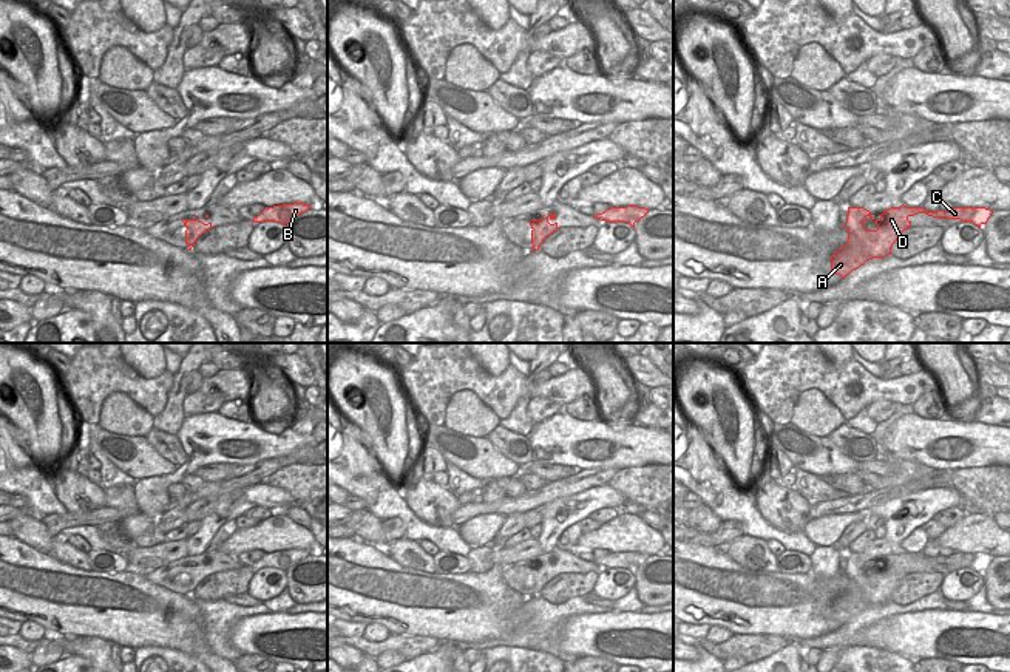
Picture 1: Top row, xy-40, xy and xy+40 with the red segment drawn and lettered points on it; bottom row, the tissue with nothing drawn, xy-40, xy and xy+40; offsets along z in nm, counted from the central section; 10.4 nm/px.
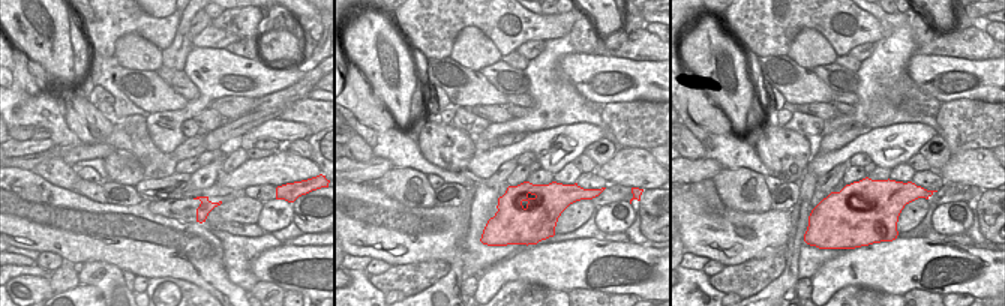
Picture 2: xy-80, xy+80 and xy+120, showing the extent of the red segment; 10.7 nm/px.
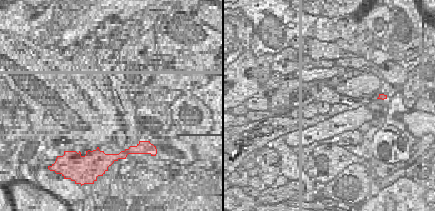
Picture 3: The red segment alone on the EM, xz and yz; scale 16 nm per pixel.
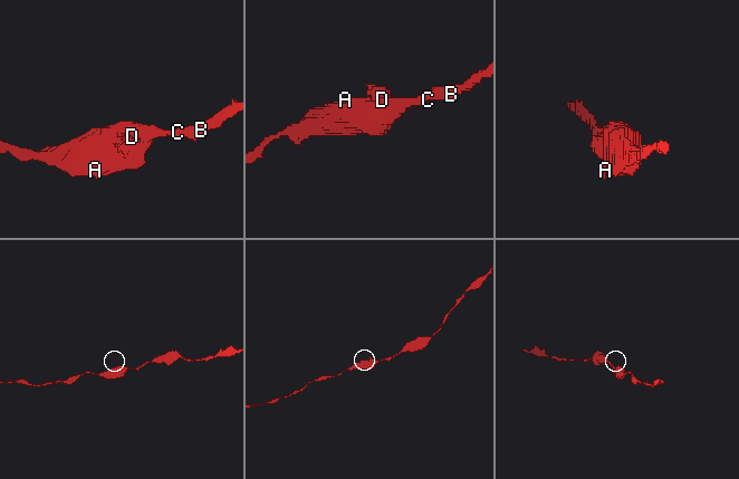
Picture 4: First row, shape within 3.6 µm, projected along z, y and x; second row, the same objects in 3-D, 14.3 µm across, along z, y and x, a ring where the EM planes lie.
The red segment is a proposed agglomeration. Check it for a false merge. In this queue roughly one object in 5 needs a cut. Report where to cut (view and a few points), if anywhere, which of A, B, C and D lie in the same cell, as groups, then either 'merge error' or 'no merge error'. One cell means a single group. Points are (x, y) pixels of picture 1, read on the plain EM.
no cut | A B C D | no merge error

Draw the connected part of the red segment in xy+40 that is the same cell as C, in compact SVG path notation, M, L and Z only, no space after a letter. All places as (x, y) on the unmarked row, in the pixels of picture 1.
M848 553L845 575L848 587L831 602L831 616L842 626L873 604L891 601L891 593L899 581L911 573L910 562L925 559L933 564L959 565L973 568L981 575L987 570L993 556L985 553L954 553L948 558L927 558L924 553L891 553L873 565L873 559L863 553Z

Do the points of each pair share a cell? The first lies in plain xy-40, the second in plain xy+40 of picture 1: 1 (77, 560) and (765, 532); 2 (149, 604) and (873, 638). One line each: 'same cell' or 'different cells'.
1: different cells
2: different cells

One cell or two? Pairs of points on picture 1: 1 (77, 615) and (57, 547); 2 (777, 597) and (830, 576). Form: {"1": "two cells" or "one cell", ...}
{"1": "two cells", "2": "two cells"}

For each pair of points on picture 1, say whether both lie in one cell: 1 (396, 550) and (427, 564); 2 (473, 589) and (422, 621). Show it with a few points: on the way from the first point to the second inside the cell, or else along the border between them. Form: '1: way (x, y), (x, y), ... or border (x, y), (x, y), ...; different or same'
1: way (403, 552), (419, 560); same
2: way (460, 601), (454, 607), (434, 609); same

